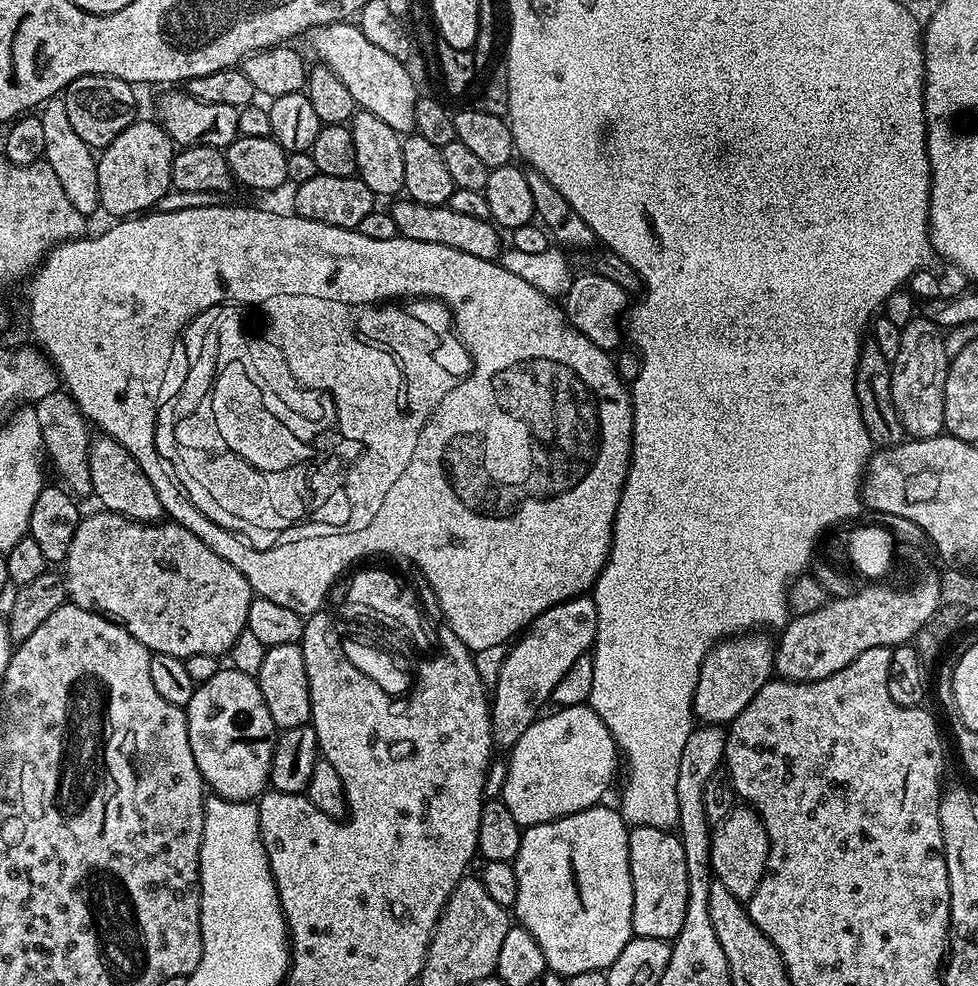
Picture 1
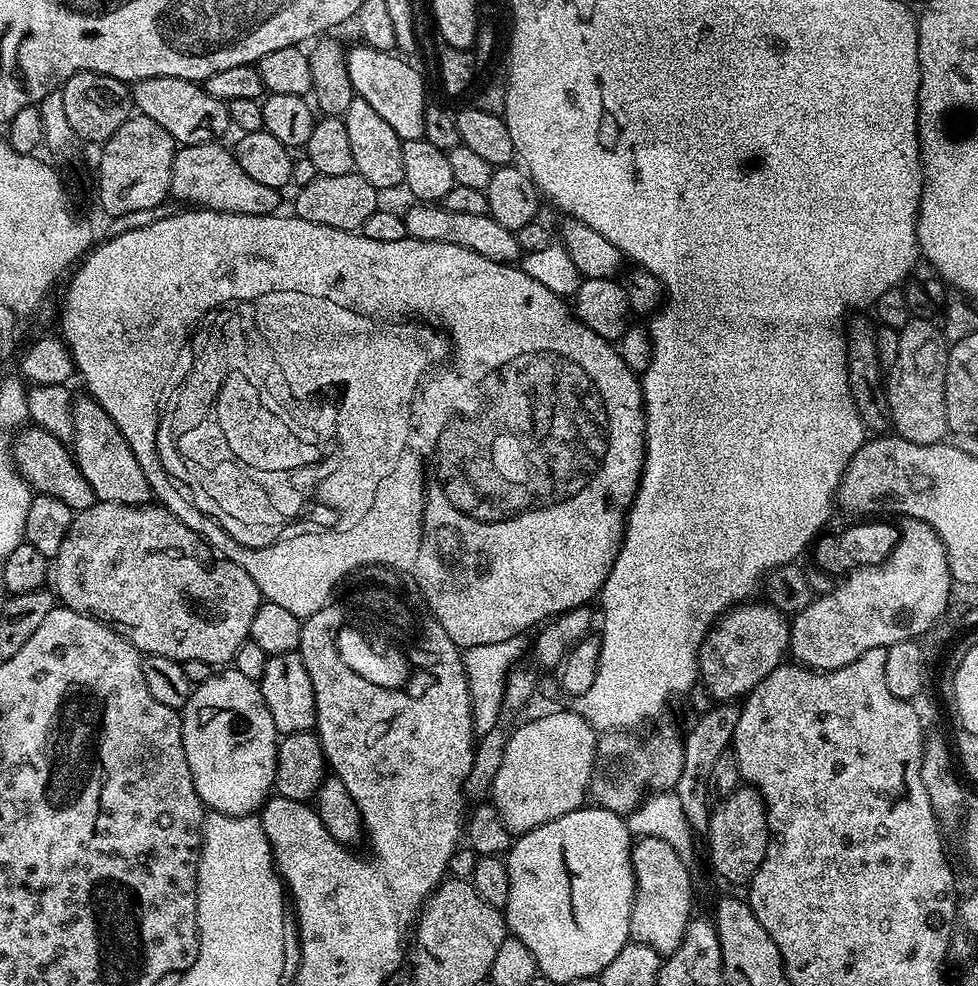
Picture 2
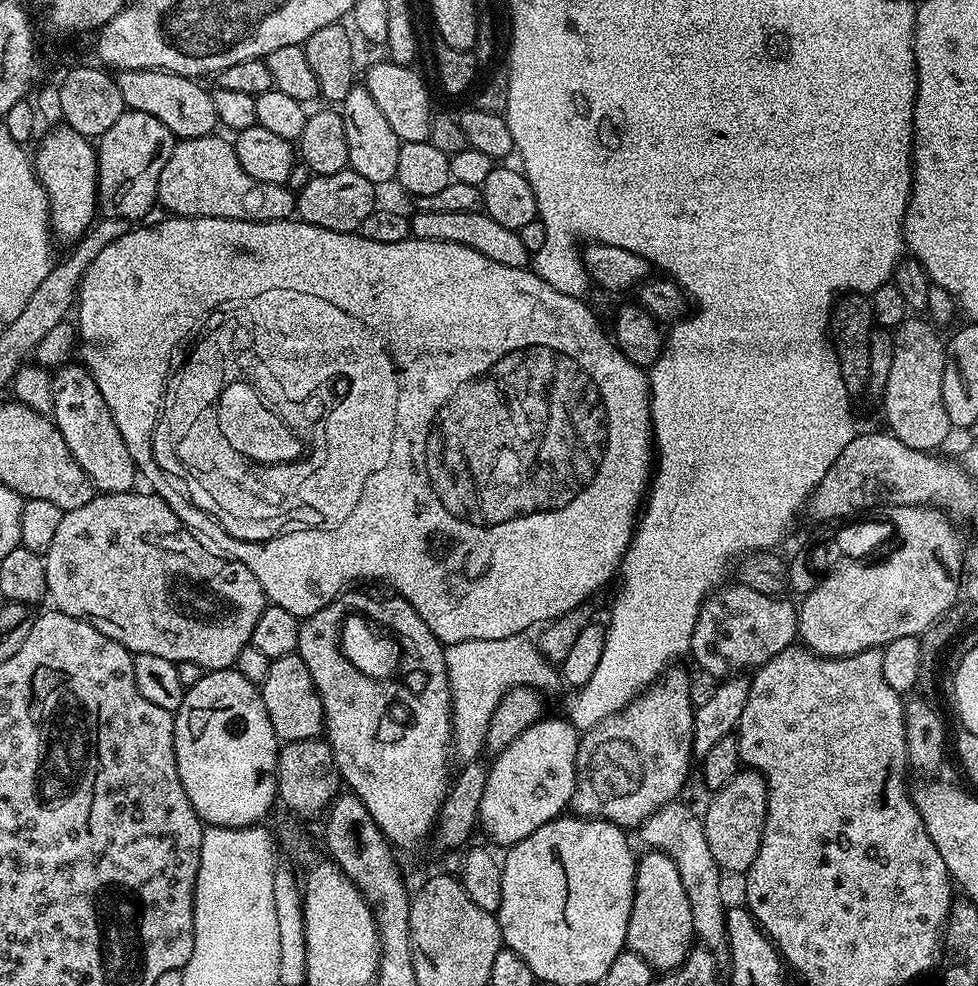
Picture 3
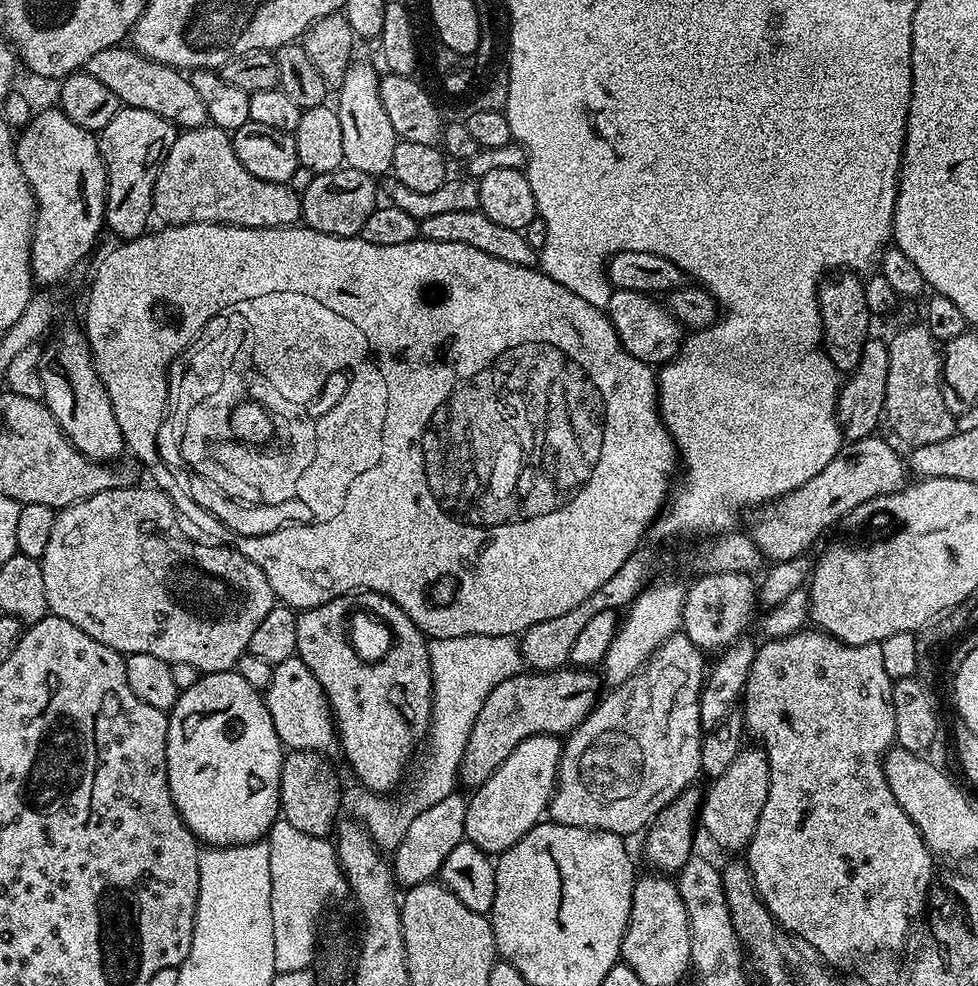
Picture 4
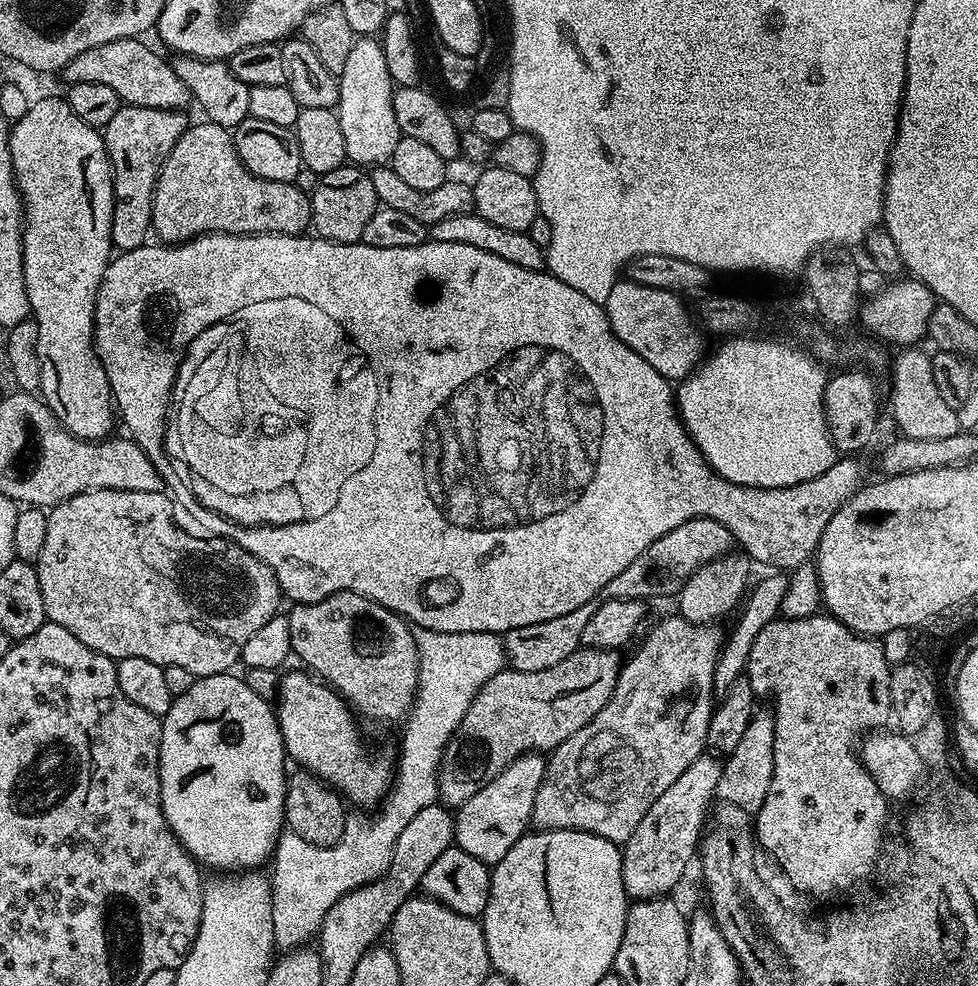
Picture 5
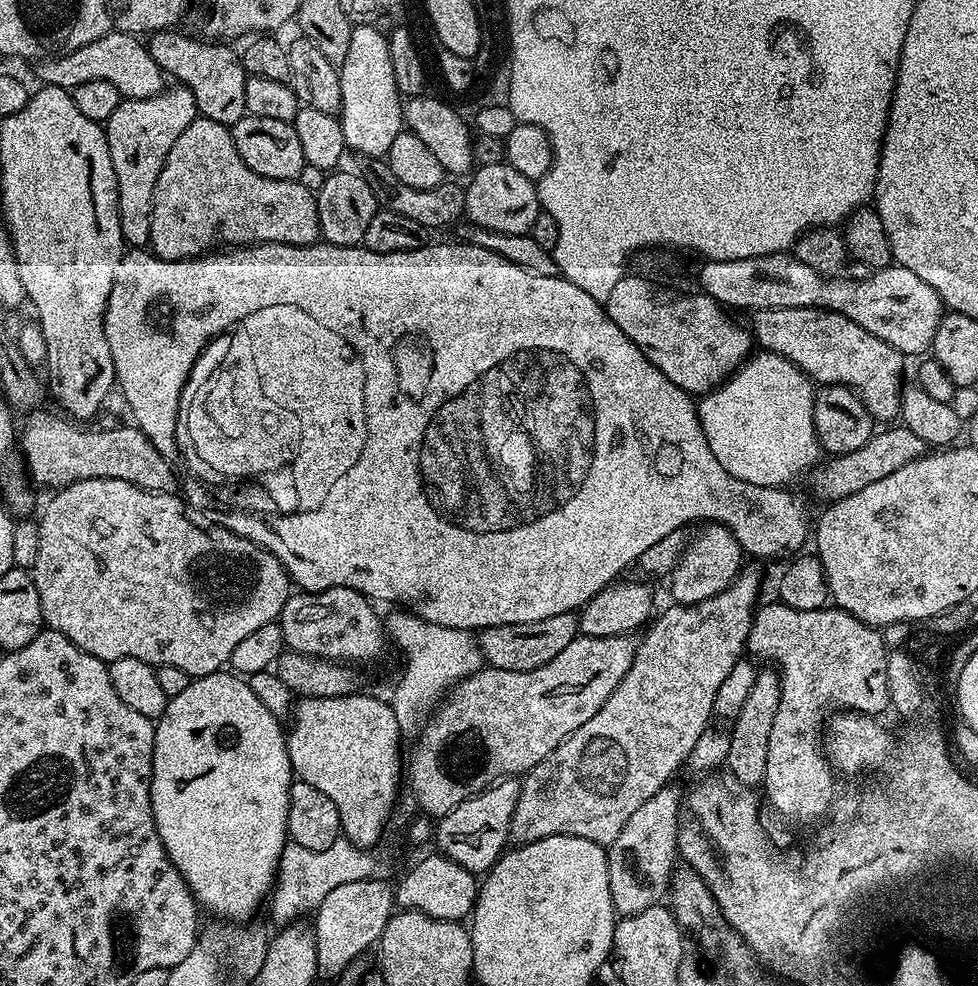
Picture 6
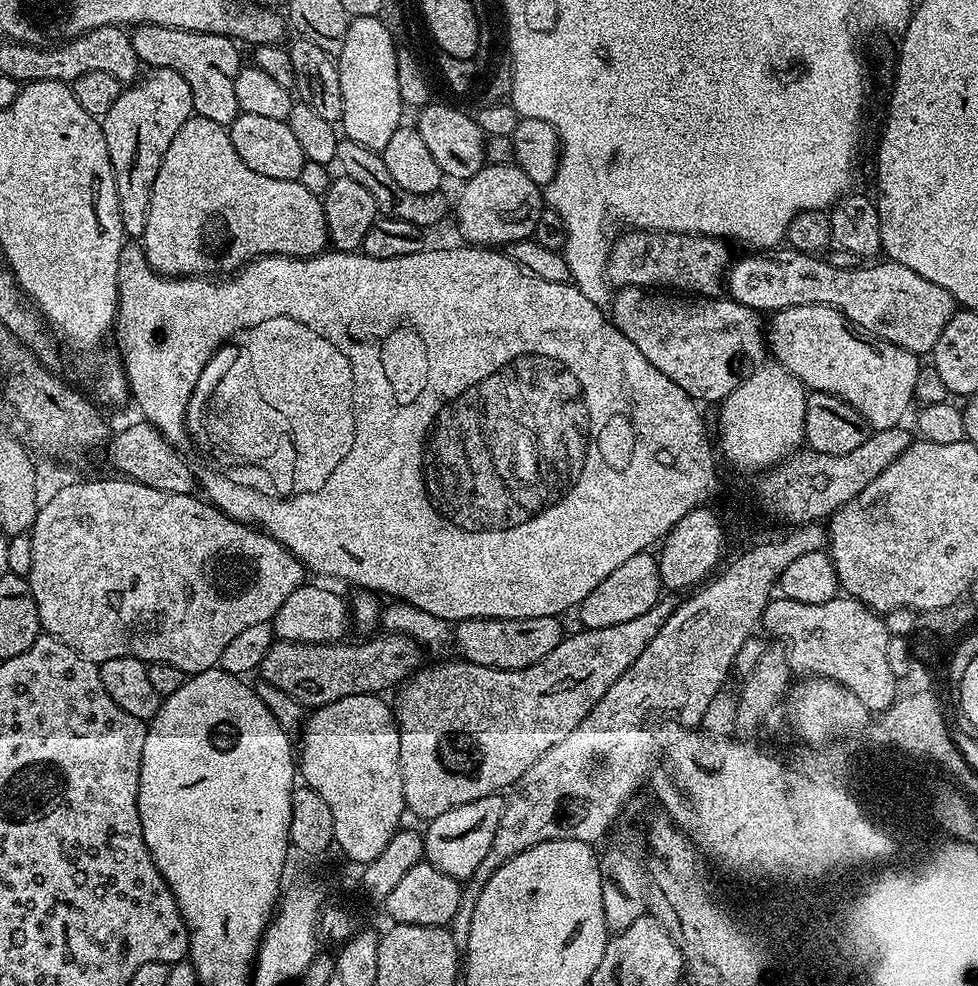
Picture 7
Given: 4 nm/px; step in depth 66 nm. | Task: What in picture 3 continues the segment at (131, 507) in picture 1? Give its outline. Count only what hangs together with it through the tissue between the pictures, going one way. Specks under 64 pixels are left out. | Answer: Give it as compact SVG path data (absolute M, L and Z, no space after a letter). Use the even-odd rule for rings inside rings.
M69 362L55 369L52 386L51 413L54 415L55 426L78 466L92 480L92 487L101 493L133 491L138 483L136 463L134 458L130 458L130 450L126 450L126 442L122 442L122 434L118 434L112 408L106 406L106 398L102 398L102 390L98 390L87 368L83 363Z

